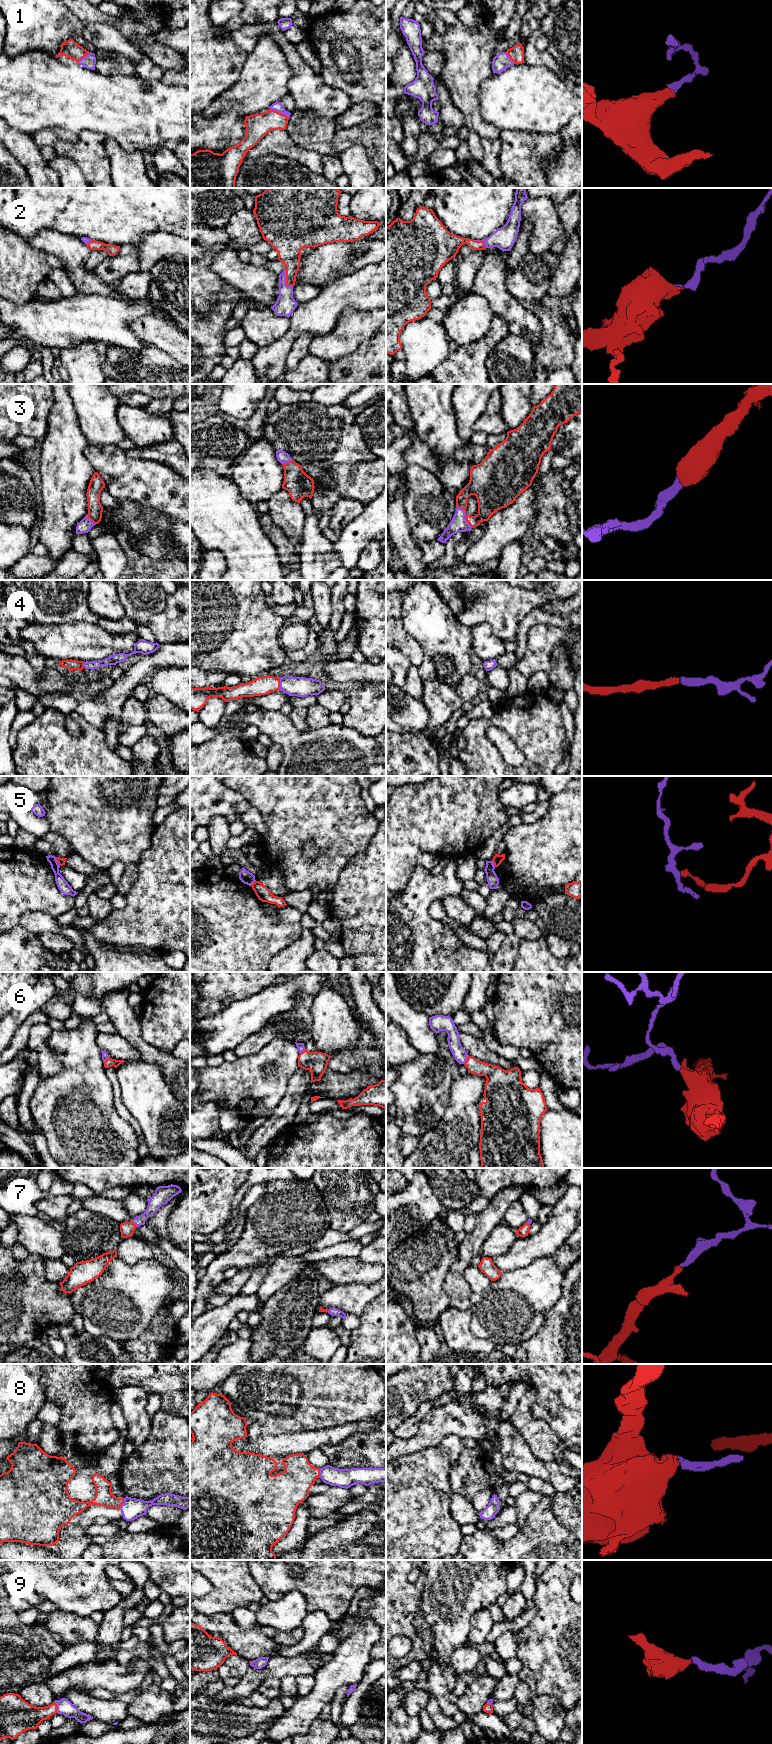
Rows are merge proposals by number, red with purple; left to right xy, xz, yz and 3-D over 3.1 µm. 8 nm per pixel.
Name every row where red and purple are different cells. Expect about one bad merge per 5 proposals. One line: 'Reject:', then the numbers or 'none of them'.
Reject: 5

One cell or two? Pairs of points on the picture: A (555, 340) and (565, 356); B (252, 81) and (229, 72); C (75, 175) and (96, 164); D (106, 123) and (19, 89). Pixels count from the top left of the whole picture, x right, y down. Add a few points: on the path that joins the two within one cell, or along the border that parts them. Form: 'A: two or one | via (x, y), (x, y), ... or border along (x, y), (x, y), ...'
A: one | via (557, 344), (561, 352)
B: two | border along (248, 54), (240, 77), (222, 92)
C: two | border along (64, 156), (71, 159), (85, 177)
D: one | via (84, 101), (69, 96), (41, 92)

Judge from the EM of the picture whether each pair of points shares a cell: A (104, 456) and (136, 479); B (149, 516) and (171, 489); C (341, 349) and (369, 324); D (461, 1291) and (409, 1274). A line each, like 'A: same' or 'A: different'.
A: same
B: different
C: same
D: different

